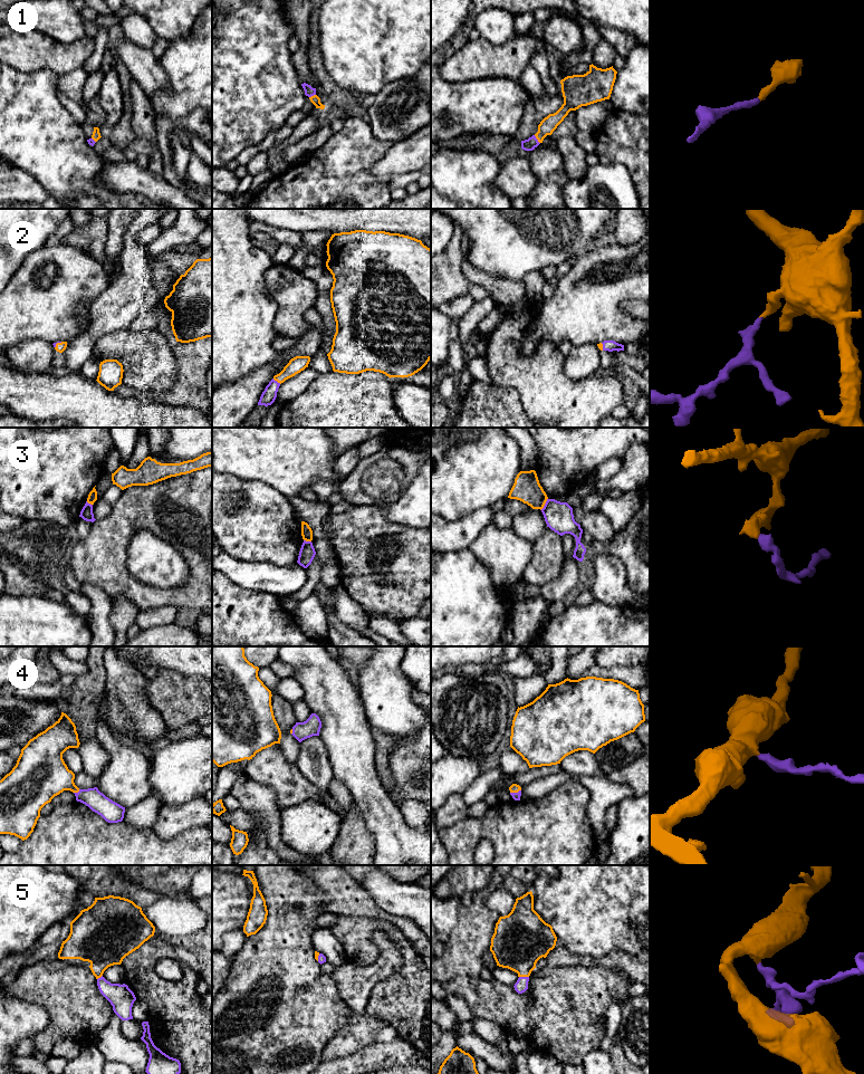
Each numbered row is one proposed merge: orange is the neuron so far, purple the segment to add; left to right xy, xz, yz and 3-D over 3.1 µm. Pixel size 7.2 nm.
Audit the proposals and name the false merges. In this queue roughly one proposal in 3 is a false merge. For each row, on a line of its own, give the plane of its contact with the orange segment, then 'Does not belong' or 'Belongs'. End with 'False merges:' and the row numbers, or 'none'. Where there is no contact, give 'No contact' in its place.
1: Touches orange in yz. Belongs
2: Touches orange in xz. Belongs
3: Touches orange in yz. Does not belong
4: Touches orange in xy. Belongs
5: Touches orange in yz. Belongs
False merges: 3

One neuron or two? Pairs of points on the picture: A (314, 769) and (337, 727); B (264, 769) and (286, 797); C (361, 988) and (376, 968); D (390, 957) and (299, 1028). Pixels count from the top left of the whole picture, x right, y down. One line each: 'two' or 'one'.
A: two
B: one
C: one
D: two

